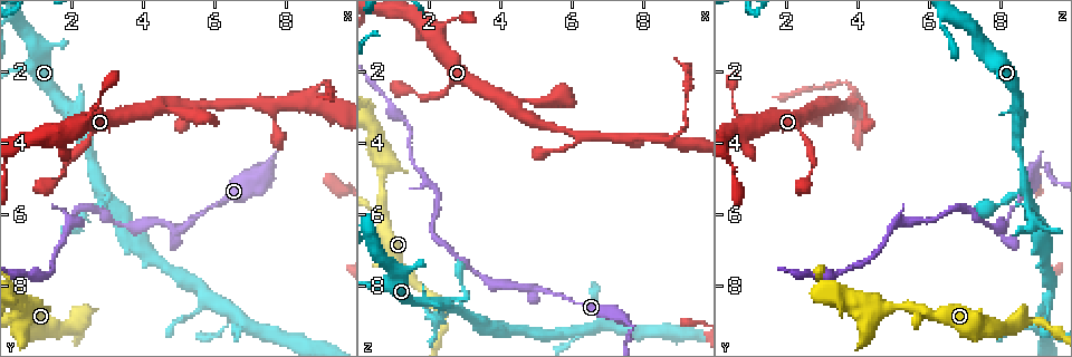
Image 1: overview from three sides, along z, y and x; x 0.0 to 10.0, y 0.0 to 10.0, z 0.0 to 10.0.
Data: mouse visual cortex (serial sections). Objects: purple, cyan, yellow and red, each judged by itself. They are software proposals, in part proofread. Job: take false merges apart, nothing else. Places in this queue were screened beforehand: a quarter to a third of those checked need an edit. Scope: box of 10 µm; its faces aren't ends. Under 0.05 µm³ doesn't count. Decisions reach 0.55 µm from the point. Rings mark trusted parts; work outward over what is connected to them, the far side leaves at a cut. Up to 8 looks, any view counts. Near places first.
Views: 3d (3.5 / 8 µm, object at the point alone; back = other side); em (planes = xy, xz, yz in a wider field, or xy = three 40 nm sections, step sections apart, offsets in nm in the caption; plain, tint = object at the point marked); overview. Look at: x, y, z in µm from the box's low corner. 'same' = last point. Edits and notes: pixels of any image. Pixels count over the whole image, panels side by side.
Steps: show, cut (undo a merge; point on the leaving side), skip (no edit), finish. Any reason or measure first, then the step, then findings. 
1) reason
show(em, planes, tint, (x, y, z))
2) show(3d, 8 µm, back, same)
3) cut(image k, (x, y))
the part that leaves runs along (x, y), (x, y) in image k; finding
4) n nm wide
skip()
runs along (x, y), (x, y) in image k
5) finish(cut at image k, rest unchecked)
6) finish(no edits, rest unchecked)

abrupt turn
show(3d, 3.5 µm, (2.90, 5.50, 8.70))

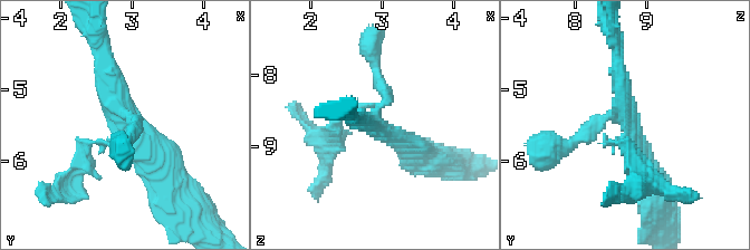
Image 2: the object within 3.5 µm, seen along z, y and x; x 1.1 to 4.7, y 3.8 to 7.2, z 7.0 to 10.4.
4 arms; arms of 100, 200, 250, 350 nm; shape alone is not enough
show(em, xy, step 5, tint, (2.95, 5.45, 8.75))

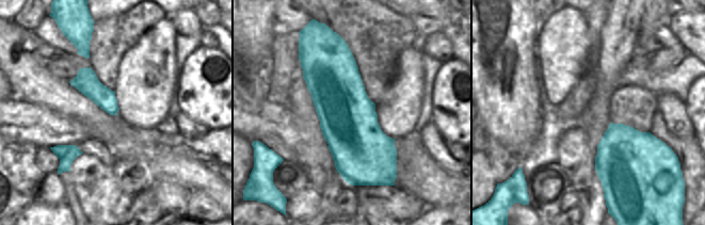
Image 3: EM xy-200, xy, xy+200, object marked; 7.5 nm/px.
skip()
runs along (101, 56), (115, 107), (163, 179) in image 2; continuous, no second cell

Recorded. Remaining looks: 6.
thick turns thin
show(3d, 8 µm, (7.50, 4.95, 8.95))

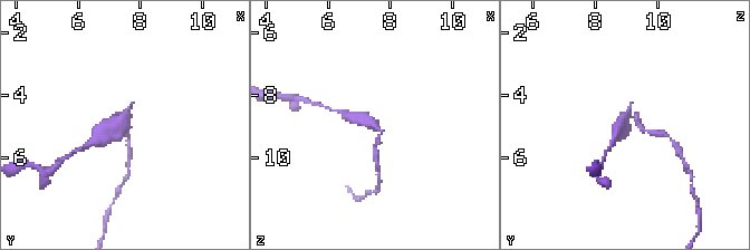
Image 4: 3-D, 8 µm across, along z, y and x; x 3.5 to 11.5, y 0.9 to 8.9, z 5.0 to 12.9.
closer look
show(3d, 3.5 µm, same)

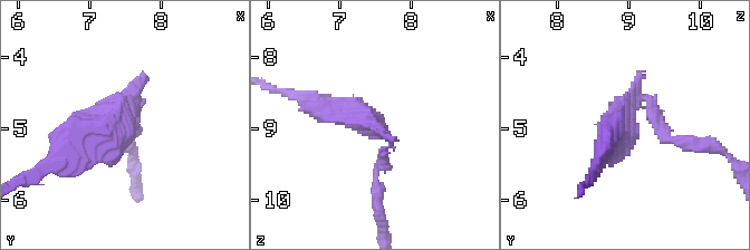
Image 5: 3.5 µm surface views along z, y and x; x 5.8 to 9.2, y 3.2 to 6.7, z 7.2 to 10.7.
need the tissue
show(em, xy, step 3, tint, (7.50, 4.90, 8.95))

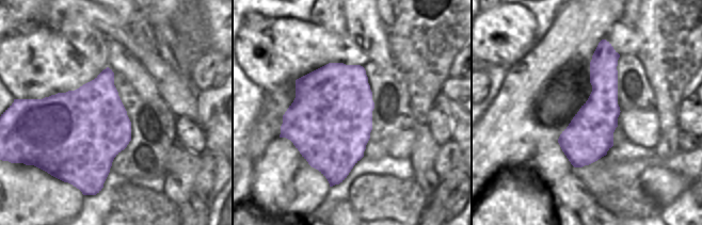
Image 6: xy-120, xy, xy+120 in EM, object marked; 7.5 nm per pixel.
cut(image 5, (663, 137))
two cells meet here

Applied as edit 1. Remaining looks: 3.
three arms meet
show(3d, 3.5 µm, (6.25, 2.90, 3.85))

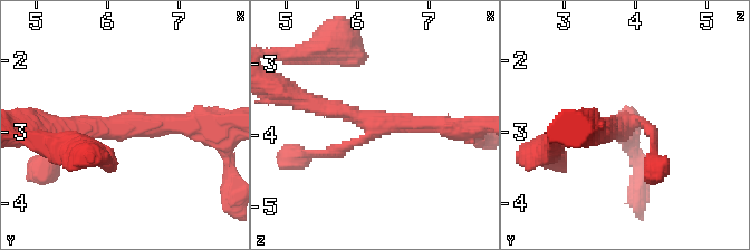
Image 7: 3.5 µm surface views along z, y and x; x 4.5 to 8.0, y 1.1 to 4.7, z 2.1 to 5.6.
show(em, xy, step 3, tint, (6.20, 2.90, 3.80))

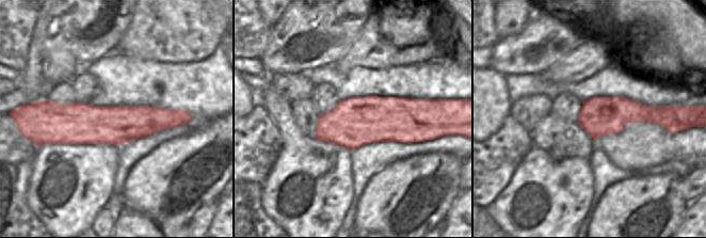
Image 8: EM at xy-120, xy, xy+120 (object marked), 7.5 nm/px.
skip()
runs along (300, 99), (372, 123), (451, 128) in image 7; one cell here

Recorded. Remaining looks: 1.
finish(cut at image 5, rest unchecked)

